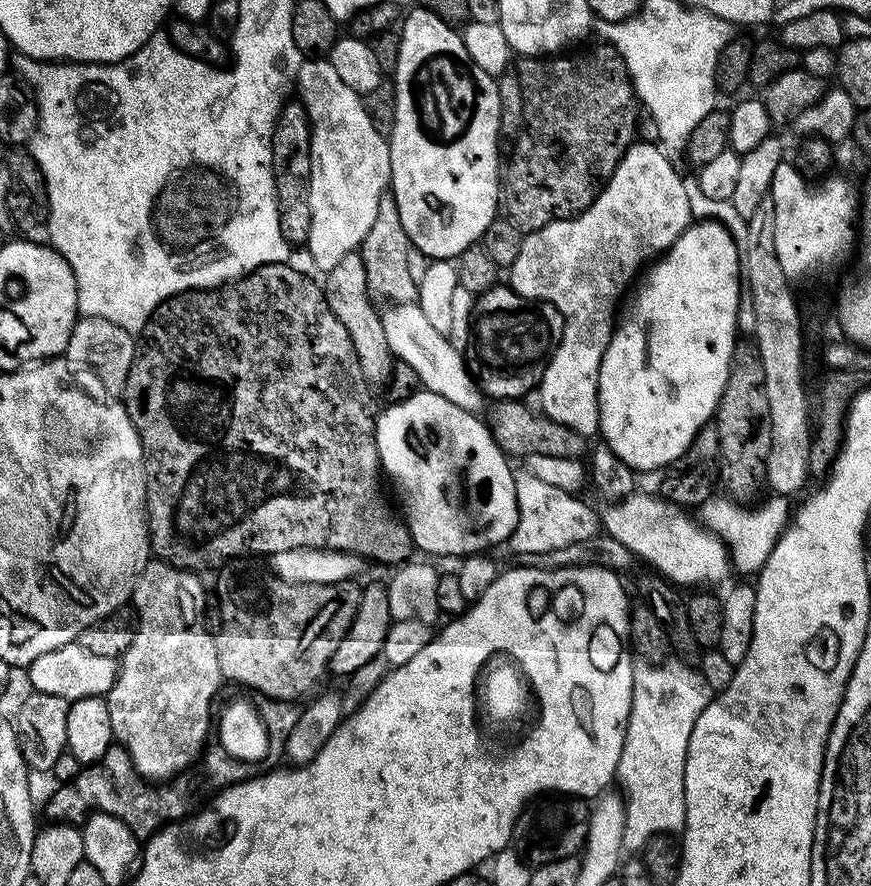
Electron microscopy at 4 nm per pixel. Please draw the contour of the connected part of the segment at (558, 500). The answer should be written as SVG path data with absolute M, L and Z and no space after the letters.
M525 470L515 473L516 497L518 498L518 526L512 531L510 547L516 556L542 554L543 551L557 550L571 543L590 539L598 532L598 512L583 504L579 495L566 490L555 489L547 482L532 477Z

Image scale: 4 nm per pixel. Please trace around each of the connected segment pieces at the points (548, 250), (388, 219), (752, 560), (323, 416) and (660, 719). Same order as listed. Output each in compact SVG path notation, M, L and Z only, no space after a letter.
M632 143L592 205L578 216L555 220L537 232L527 233L522 250L518 250L518 258L514 258L510 269L511 291L515 295L525 300L542 300L552 304L564 315L564 326L559 333L558 343L553 347L550 359L543 365L544 377L538 383L542 412L554 422L562 422L562 426L578 430L578 434L586 438L592 438L592 435L595 437L600 430L598 374L606 346L612 340L618 305L641 269L667 252L694 220L683 186L685 177L676 173L675 166L667 159L671 160L656 144Z
M385 194L378 202L378 215L374 217L366 238L362 238L358 251L366 268L366 286L377 301L410 304L417 299L418 282L414 274L410 274L408 235L402 227L402 217L398 214L396 199L391 194Z
M779 494L773 495L768 502L753 509L726 496L713 496L698 508L699 519L712 533L724 541L729 548L729 559L733 569L739 574L759 573L770 556L770 551L777 544L778 538L787 528L791 516L792 506L789 499Z
M288 262L263 264L245 276L215 288L195 288L178 293L158 305L138 336L136 357L126 378L122 403L144 451L150 552L155 559L173 564L175 568L216 568L223 560L232 560L247 552L261 552L264 558L269 558L276 552L299 548L349 552L368 562L377 560L380 564L400 566L414 552L408 525L380 493L382 469L376 453L375 434L378 407L372 401L373 389L363 376L350 334L327 305L323 287L290 265Z
M640 662L632 670L634 690L632 691L630 718L626 726L626 738L622 742L622 754L618 758L615 775L618 784L620 780L621 786L624 787L624 792L622 791L626 814L624 848L632 851L629 852L632 854L639 853L652 836L676 834L683 829L686 818L686 798L684 797L686 746L690 746L690 734L694 731L694 722L698 722L698 714L706 710L706 706L712 701L714 695L701 671L684 662L672 663Z

